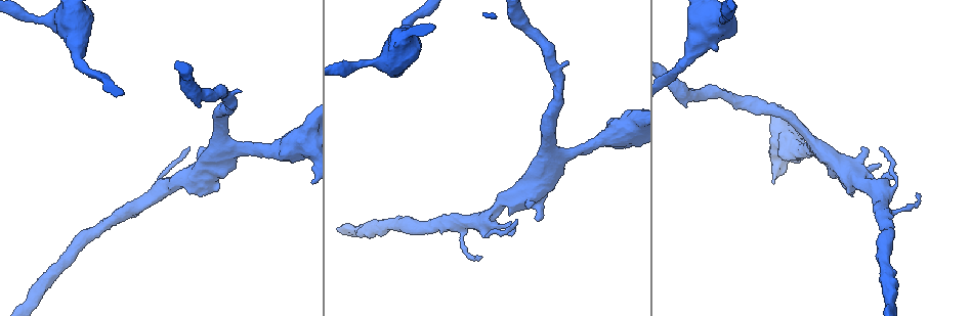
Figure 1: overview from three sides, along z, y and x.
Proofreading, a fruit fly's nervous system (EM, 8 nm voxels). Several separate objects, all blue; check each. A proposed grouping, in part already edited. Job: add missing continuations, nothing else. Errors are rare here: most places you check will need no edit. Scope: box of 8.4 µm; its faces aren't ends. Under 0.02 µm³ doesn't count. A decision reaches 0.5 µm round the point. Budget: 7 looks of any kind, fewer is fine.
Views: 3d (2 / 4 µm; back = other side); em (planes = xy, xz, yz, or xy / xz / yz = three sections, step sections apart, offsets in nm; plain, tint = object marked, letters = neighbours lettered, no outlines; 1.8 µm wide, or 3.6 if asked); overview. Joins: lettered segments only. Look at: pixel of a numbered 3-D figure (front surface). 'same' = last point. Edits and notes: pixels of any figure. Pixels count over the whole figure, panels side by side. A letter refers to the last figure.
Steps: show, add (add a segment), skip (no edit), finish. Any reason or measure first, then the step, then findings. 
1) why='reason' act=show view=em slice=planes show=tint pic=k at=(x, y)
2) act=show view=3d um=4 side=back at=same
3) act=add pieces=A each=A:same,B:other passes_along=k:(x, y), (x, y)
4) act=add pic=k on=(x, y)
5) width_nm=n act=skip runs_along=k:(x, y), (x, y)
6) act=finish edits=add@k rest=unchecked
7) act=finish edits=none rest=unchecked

why='thick end' act=show view=3d um=4 side=back pic=1 at=(880, 165)

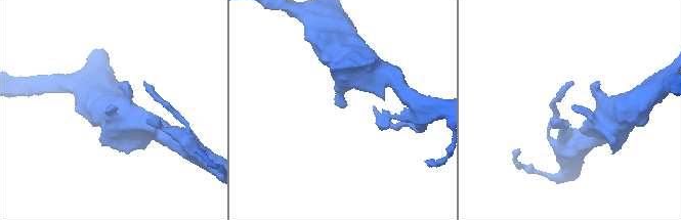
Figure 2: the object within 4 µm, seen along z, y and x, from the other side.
why='need the tissue' act=show view=em um=3.6 slice=xz step=4 show=letters pic=2 at=(116, 106)

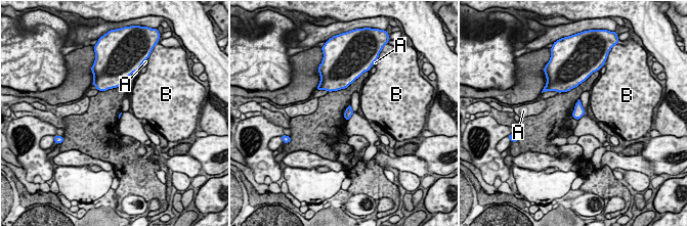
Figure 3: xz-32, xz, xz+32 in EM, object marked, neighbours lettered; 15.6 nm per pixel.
act=show view=em um=3.6 slice=planes show=letters at=same

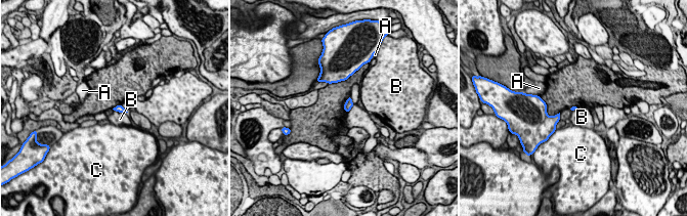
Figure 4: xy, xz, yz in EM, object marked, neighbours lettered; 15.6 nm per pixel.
longest_contact=B:220nm act=skip each=A:other,B:other,C:other border=4:(114, 110), (120, 113), (127, 113) found='no lettered segment goes on from it'

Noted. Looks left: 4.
why='thick turns thin' act=show view=3d um=4 side=back pic=1 at=(40, 20)

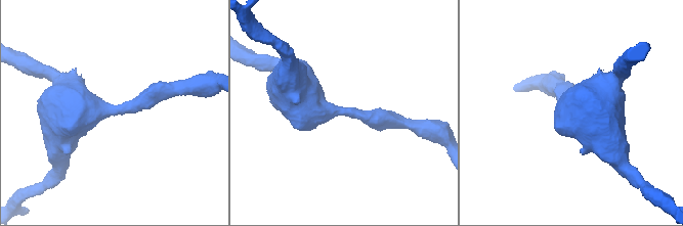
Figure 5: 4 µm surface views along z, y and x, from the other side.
arm_widths_nm=300,700 why='need the tissue' act=show view=em um=3.6 slice=planes show=plain pic=5 at=(345, 111)

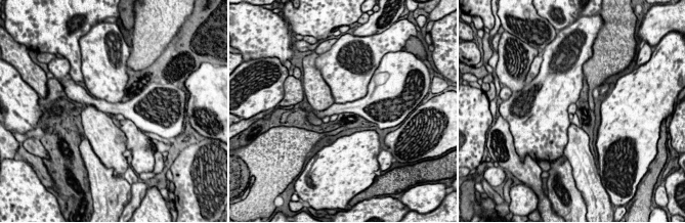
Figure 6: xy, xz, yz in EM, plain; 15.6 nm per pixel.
act=show view=em um=3.6 slice=planes show=letters at=same

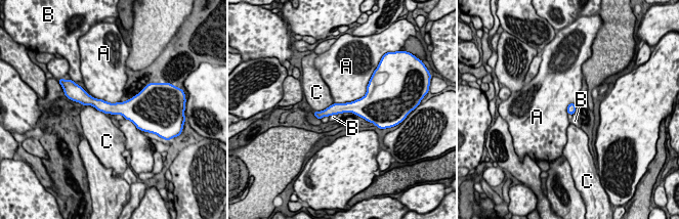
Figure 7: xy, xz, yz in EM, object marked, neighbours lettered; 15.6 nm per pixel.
width_nm=130 act=skip each=A:other,B:other,C:other border=7:(368, 84), (363, 96), (334, 103) found='no lettered segment goes on from it'

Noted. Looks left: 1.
act=finish edits=none rest=unchecked

